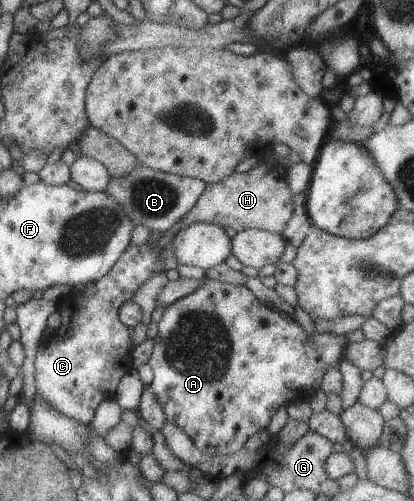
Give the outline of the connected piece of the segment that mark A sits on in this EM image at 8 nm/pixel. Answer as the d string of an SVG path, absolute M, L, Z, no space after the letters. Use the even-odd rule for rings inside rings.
M204 277L204 283L200 283L200 289L196 289L192 293L173 301L168 304L162 313L162 318L157 323L157 333L153 338L154 345L152 346L152 355L147 363L153 371L153 378L151 380L150 389L156 401L160 403L166 422L177 425L184 435L194 443L194 447L202 453L208 455L230 455L236 453L250 435L254 435L260 429L266 429L272 414L276 413L278 407L286 407L293 402L307 401L312 396L315 396L319 390L320 383L324 373L330 367L337 367L338 362L344 357L346 347L348 347L348 340L344 334L335 332L317 333L314 331L311 335L306 335L302 327L292 317L282 315L270 307L266 307L264 303L260 303L252 291L243 285L232 285L221 281L216 281Z

